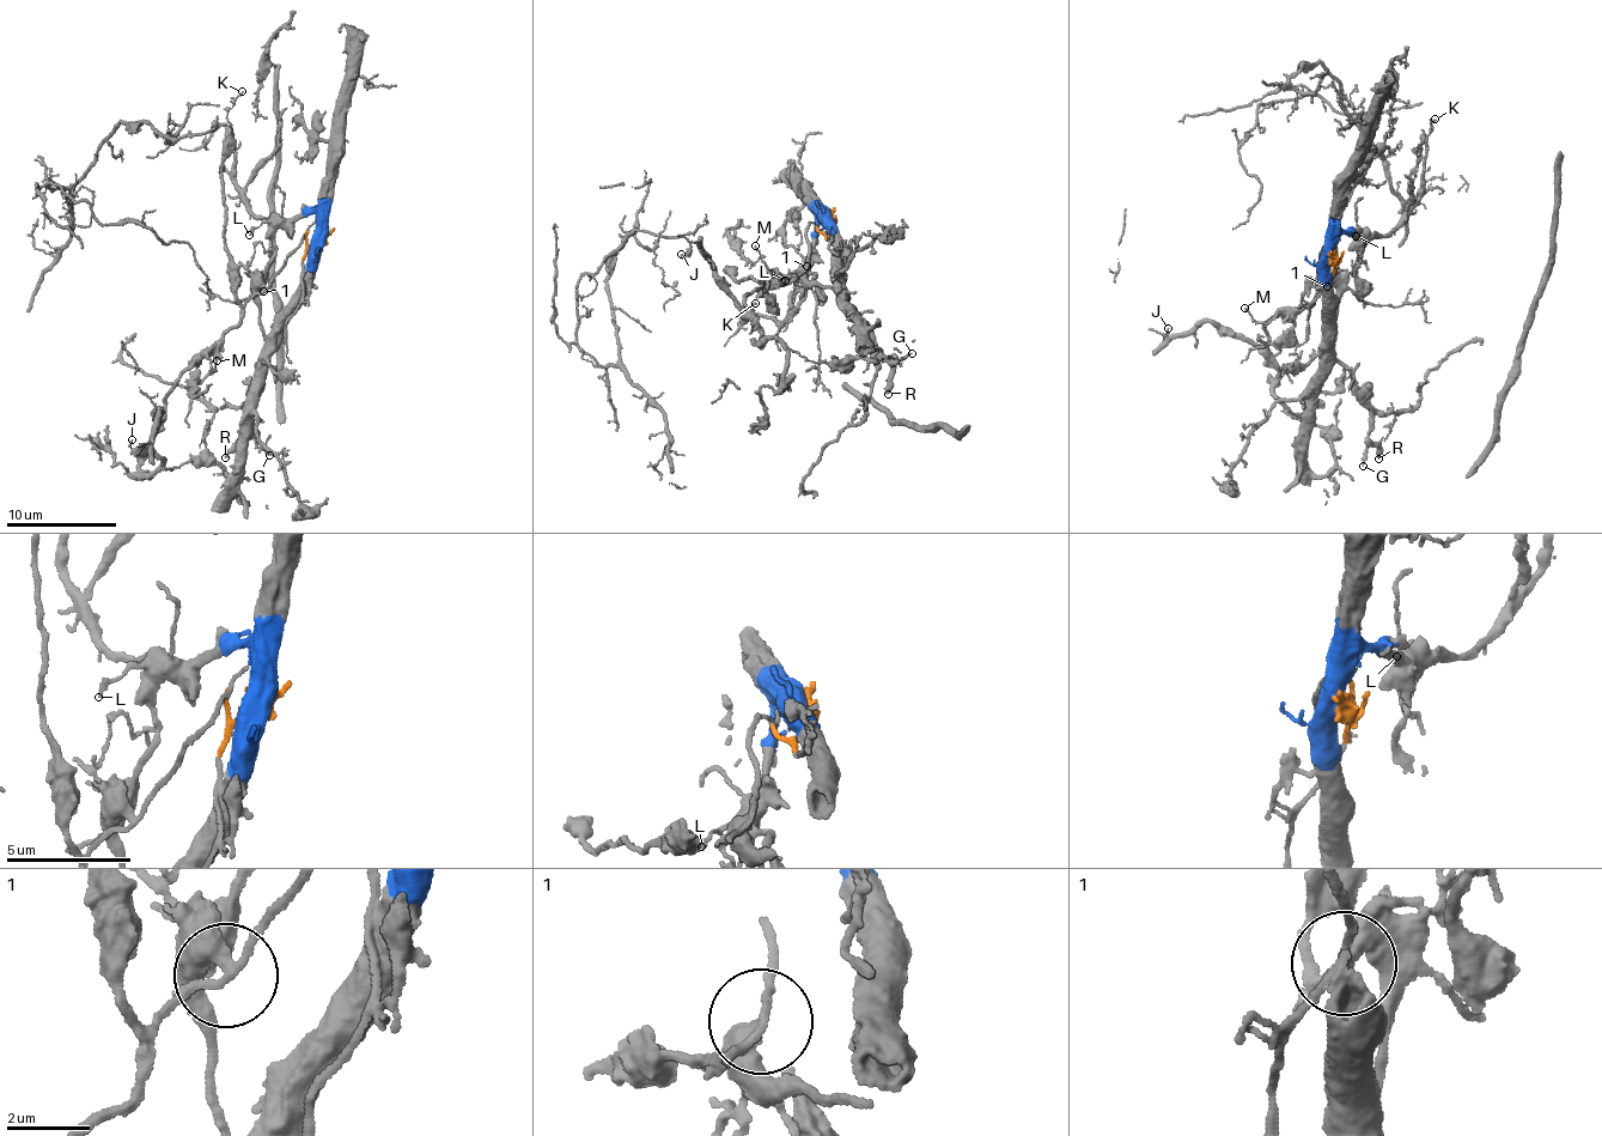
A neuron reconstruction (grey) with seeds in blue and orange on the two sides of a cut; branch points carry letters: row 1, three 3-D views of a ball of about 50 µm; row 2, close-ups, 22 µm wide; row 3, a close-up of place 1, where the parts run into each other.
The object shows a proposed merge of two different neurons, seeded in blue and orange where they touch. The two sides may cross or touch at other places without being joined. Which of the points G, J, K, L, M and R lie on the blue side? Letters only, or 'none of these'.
G, K, L, R

